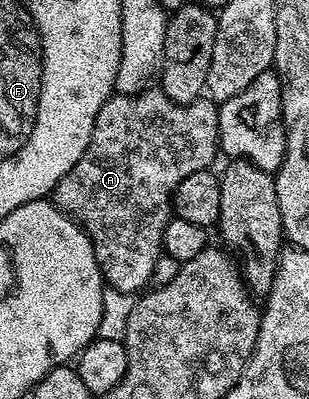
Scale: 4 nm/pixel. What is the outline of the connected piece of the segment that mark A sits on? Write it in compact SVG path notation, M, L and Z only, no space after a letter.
M148 88L140 94L114 93L101 108L101 112L97 112L97 120L93 124L89 144L85 148L81 160L77 160L77 164L73 164L73 168L69 168L69 172L65 172L63 179L55 185L53 201L60 210L64 210L90 236L95 255L99 261L99 271L103 273L104 283L110 289L134 295L136 292L142 291L154 279L155 265L164 257L163 237L165 236L165 226L173 216L173 199L177 184L181 184L181 180L185 180L185 176L193 176L193 172L208 169L212 165L211 161L214 160L215 154L218 155L219 153L219 106L210 100L200 100L182 106L169 100L169 96L161 88L155 88L155 90Z

